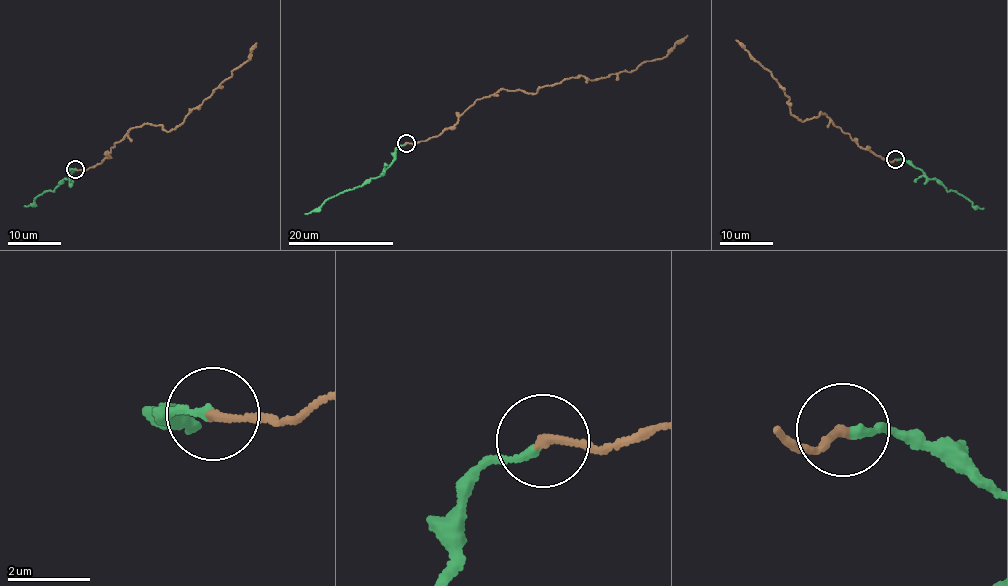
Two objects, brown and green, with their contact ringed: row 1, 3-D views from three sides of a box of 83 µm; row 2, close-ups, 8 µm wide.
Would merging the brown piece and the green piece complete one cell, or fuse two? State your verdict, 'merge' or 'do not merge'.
merge

